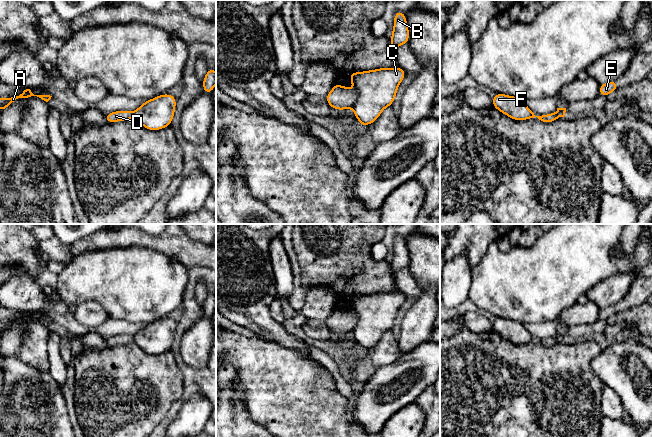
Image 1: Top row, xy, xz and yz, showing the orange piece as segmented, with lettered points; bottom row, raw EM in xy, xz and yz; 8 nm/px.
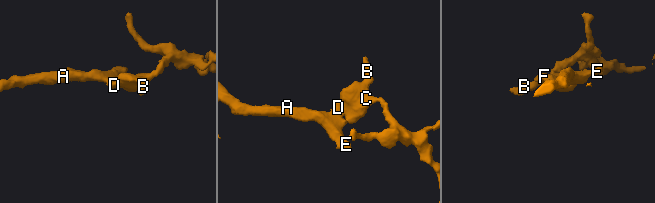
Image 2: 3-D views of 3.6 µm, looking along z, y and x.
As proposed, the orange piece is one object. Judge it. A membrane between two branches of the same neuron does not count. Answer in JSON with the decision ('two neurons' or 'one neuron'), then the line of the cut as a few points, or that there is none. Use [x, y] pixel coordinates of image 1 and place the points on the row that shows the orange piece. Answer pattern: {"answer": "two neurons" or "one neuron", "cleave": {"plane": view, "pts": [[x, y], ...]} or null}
{"answer": "two neurons", "cleave": {"plane": "xz", "pts": [[357, 95], [352, 107]]}}

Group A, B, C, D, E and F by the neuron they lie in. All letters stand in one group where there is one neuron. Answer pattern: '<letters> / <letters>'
A D E / B C F

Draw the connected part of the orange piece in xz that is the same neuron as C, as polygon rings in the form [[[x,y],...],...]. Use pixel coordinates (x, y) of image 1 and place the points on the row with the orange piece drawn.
[[[401,67],[350,73],[349,79],[358,93],[352,108],[362,126],[372,124],[386,107],[392,106],[406,74]]]

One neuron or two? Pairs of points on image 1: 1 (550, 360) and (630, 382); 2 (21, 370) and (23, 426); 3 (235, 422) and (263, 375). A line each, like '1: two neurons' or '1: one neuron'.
1: two neurons
2: one neuron
3: two neurons

